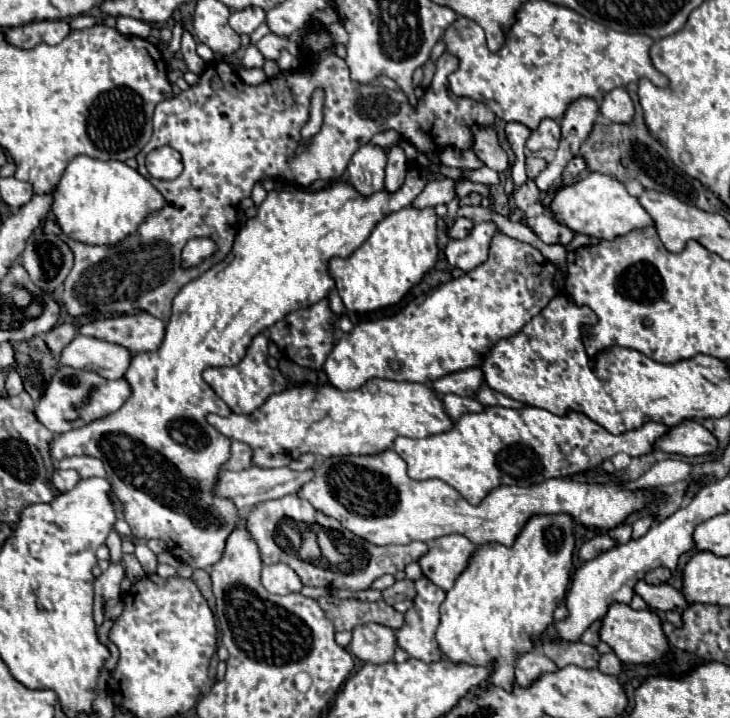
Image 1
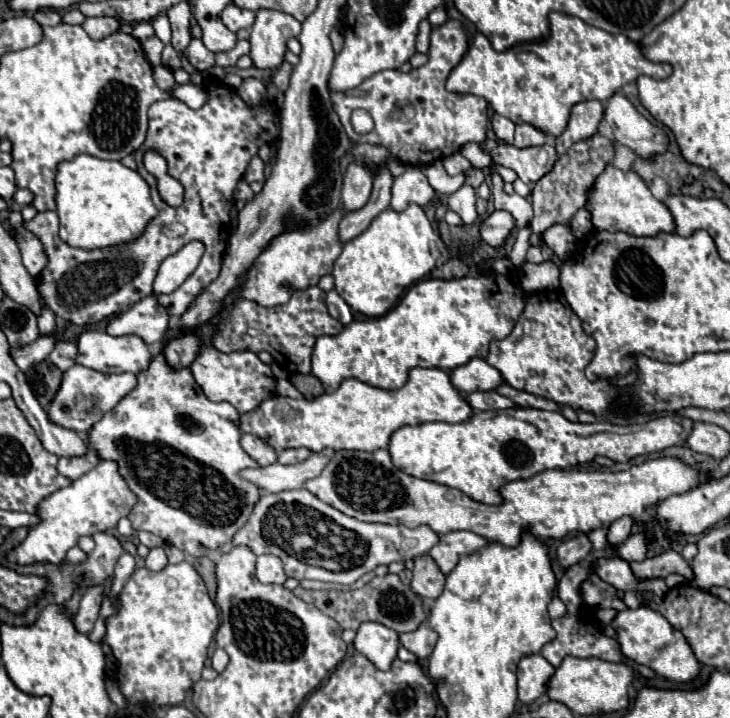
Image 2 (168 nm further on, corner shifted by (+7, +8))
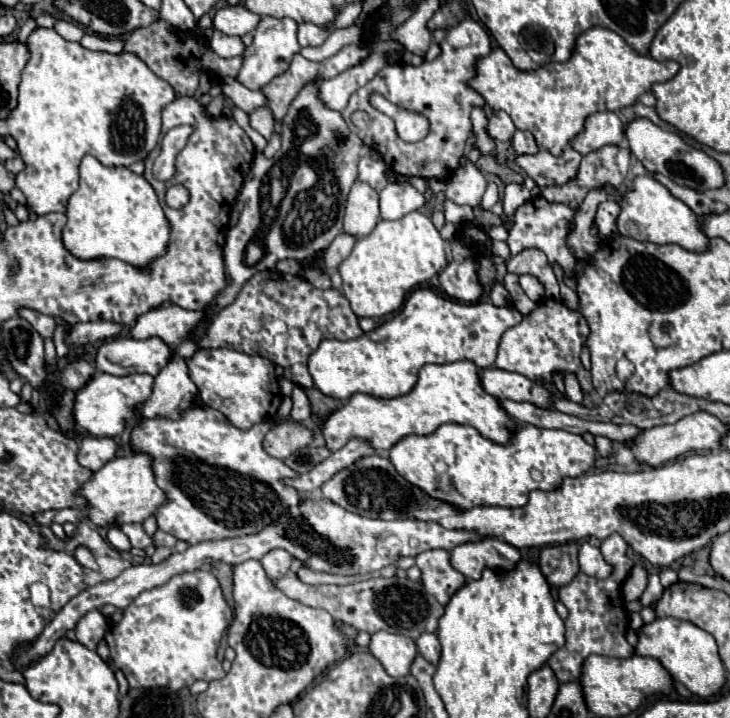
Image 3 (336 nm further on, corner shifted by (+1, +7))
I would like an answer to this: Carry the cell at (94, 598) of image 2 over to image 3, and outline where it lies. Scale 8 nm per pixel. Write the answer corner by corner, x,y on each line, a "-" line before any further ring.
92,610
88,612
78,624
76,624
76,640
80,644
84,644
86,648
90,650
96,650
98,642
104,638
104,632
106,632
106,618
98,612
98,610

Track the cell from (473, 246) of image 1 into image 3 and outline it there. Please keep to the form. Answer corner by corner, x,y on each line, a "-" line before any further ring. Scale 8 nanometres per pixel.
534,196
526,204
522,204
514,214
514,226
508,232
508,246
512,256
522,252
524,248
538,248
548,256
550,264
558,264
566,276
574,274
574,268
578,264
578,258
570,252
566,246
566,236
572,228
572,220
576,216
576,208
570,208
566,204
548,202
544,196

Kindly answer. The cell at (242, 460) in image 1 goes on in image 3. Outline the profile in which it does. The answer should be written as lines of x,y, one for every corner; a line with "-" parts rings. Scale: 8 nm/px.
286,420
282,424
276,424
266,434
264,450
270,456
276,456
276,458
284,460
292,452
296,452
298,448
304,448
304,446
312,444
312,440
314,440
314,432
310,428
306,428
302,422

